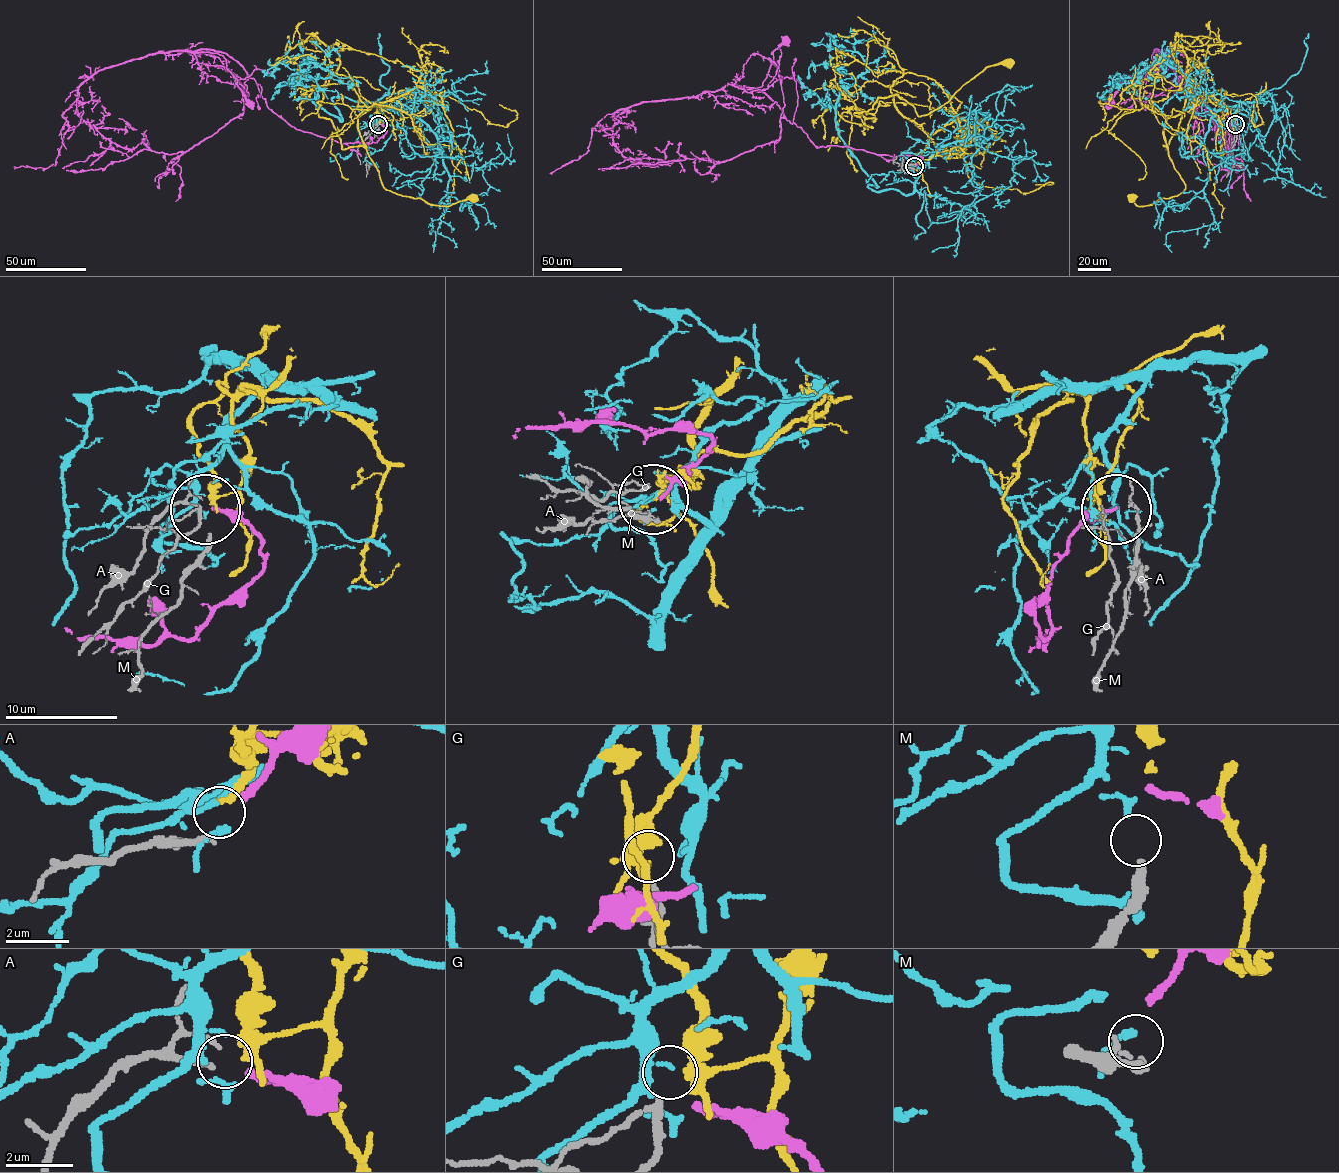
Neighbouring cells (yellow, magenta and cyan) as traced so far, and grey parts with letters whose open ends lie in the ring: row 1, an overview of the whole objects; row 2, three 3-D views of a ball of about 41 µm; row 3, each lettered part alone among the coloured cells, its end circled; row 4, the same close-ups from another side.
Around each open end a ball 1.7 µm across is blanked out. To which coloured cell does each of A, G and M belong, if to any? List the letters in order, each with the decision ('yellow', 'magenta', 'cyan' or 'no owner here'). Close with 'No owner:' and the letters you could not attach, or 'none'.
A: magenta
G: yellow
M: cyan
No owner: none

